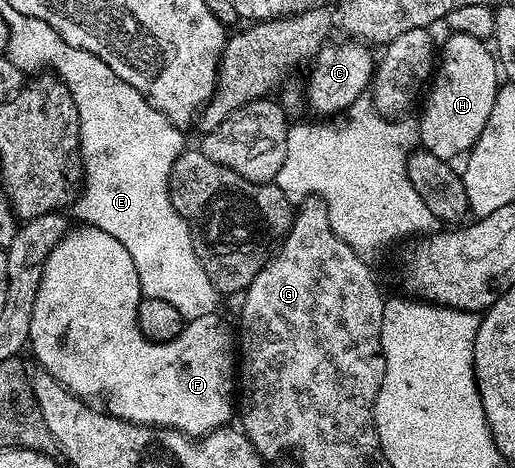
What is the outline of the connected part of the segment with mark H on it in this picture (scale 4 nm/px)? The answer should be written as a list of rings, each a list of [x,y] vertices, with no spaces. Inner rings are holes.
[[[451,33],[440,46],[437,64],[423,104],[423,115],[417,119],[420,146],[443,160],[454,160],[455,156],[466,154],[480,137],[493,108],[499,88],[499,68],[494,52],[484,41],[474,39],[471,35]]]

